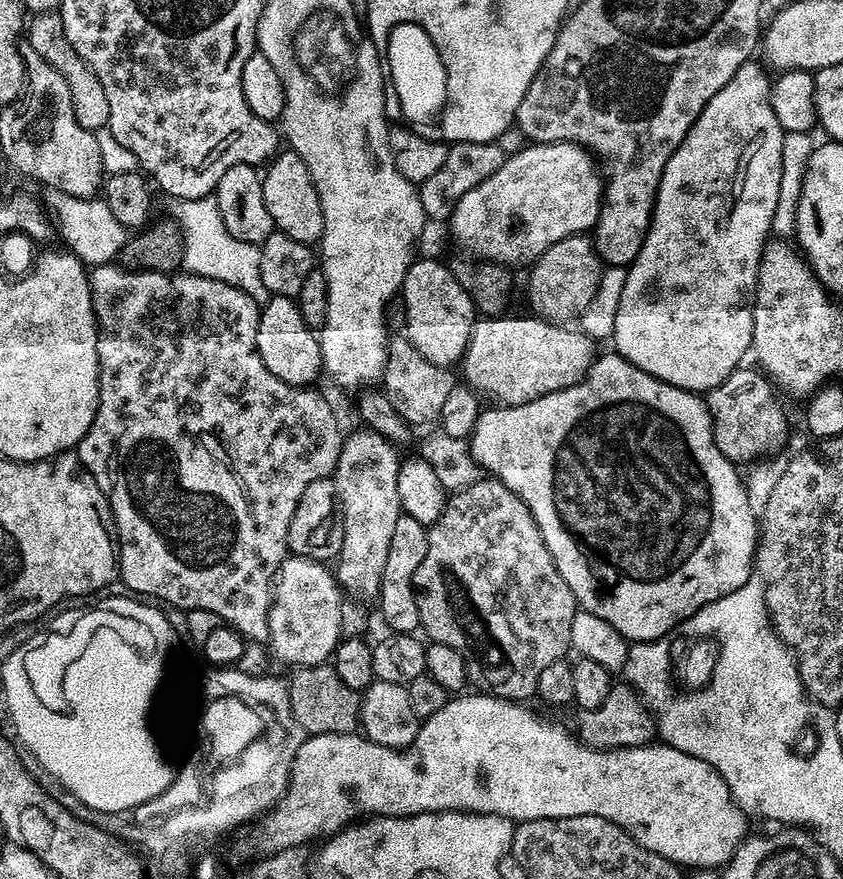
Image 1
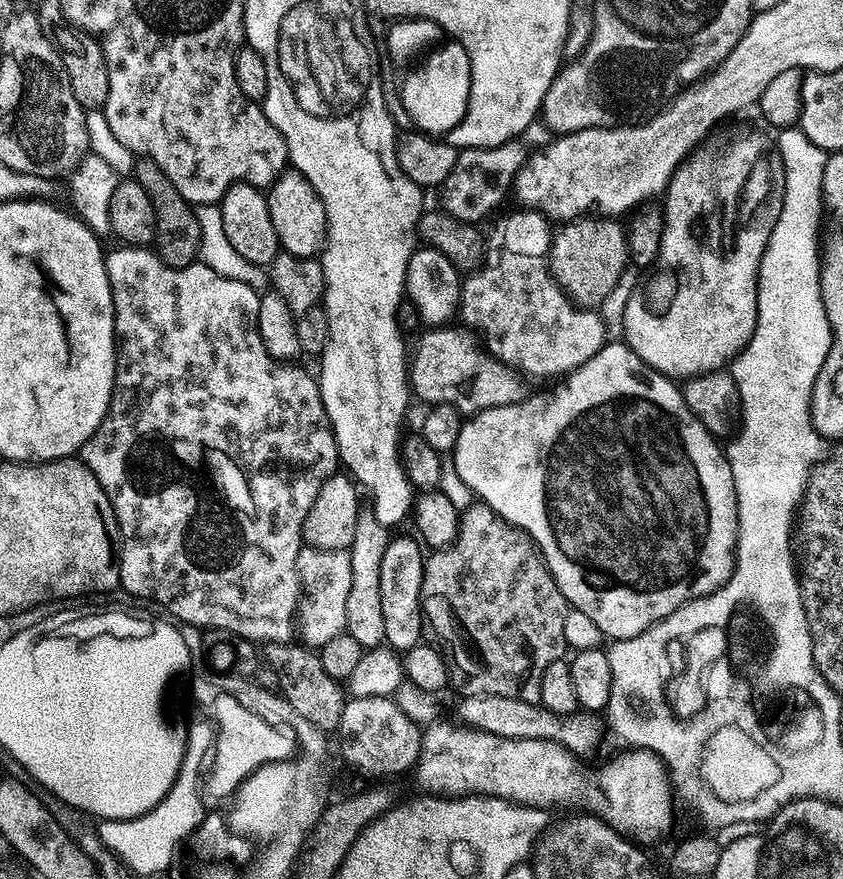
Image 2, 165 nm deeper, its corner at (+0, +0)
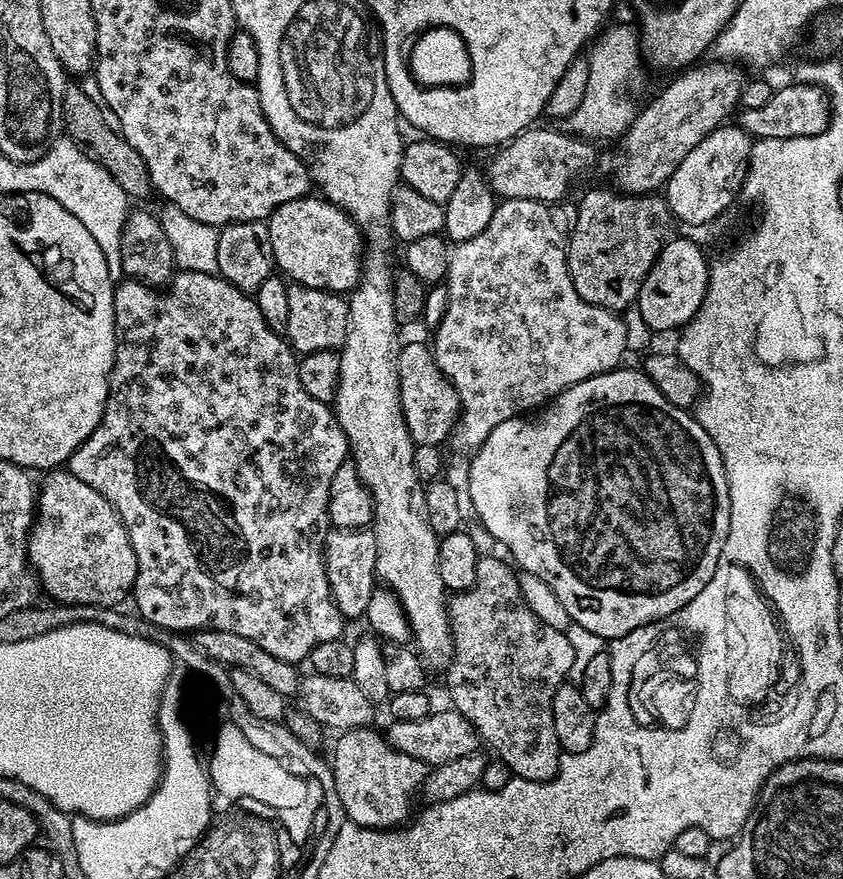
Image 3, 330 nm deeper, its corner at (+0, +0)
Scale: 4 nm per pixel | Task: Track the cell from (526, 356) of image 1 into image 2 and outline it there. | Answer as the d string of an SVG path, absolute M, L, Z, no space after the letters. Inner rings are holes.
M432 326L419 333L418 339L420 338L420 341L418 341L416 344L416 353L414 353L413 356L411 353L410 356L410 388L414 393L415 399L417 396L418 399L425 400L425 402L428 403L428 406L447 406L449 408L454 408L456 409L457 413L460 414L475 414L478 412L485 412L488 408L497 408L503 404L515 404L517 400L521 399L522 392L520 392L520 384L515 380L517 377L513 374L513 371L508 368L507 365L500 363L500 361L495 357L488 355L481 347L479 349L472 342L473 337L471 335L468 335L459 327L457 327L458 329L452 327L453 326Z

